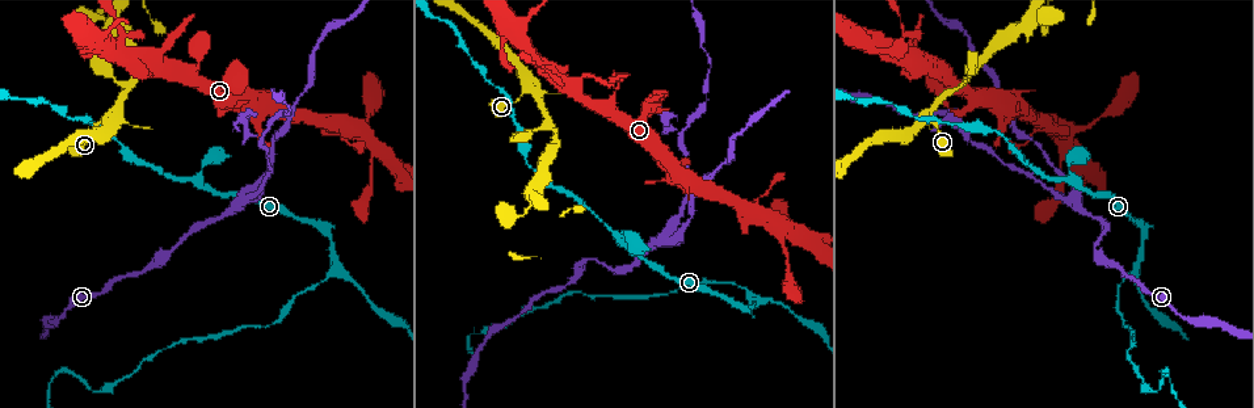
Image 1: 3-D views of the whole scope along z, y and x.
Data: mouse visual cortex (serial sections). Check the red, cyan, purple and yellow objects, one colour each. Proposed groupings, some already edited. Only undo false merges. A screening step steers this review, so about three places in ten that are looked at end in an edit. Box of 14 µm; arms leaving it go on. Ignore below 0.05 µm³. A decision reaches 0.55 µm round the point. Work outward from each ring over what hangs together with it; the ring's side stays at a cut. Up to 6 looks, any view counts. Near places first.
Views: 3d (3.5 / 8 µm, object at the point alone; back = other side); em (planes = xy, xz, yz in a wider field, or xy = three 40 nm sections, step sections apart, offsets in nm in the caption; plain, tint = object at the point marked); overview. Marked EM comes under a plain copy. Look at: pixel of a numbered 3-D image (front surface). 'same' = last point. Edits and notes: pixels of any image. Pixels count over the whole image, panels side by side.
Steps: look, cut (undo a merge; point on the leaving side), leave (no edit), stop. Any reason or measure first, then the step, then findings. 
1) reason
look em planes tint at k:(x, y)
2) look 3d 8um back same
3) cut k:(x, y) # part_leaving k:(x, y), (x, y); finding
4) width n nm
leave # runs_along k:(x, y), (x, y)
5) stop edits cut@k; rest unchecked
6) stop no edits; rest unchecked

sudden change in width
look 3d 3.5um at 1:(740, 288)

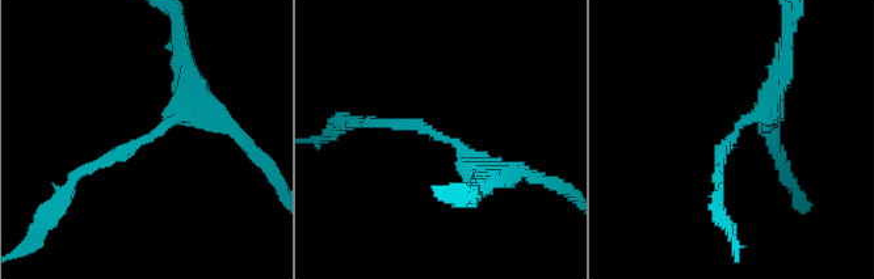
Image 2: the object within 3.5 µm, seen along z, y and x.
arm_widths 150, 300 nm
look em xy step 2 tint at 2:(443, 138)

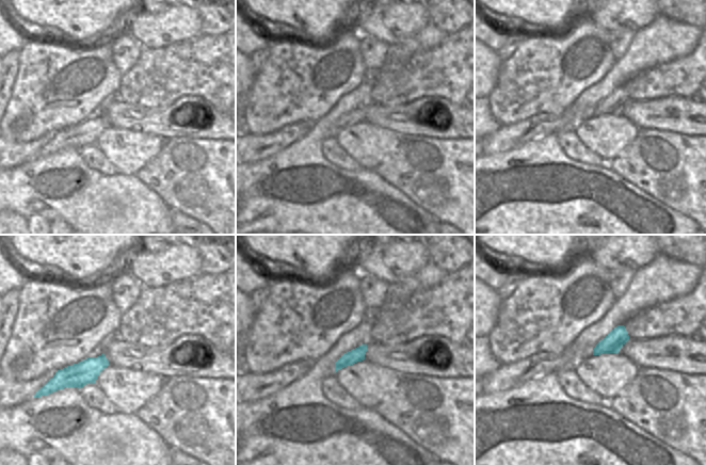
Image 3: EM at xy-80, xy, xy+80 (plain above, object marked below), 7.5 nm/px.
look em xy step 5 tint same

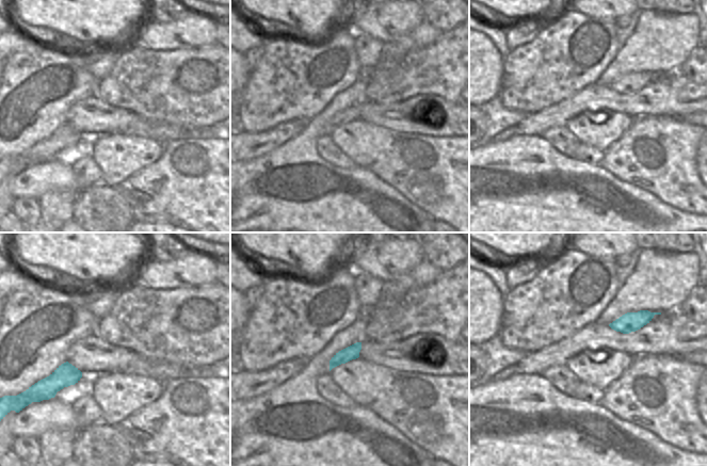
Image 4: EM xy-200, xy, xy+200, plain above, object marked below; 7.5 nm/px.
leave # all the same cell

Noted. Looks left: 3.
branch point
look 3d 3.5um at 1:(665, 239)

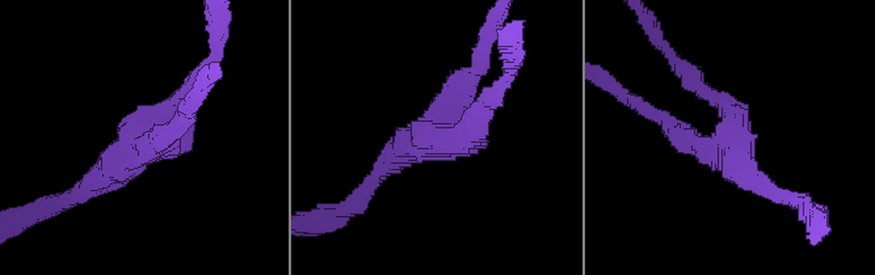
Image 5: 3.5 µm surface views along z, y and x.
shape alone is not enough
look em xy step 5 tint at 5:(731, 149)

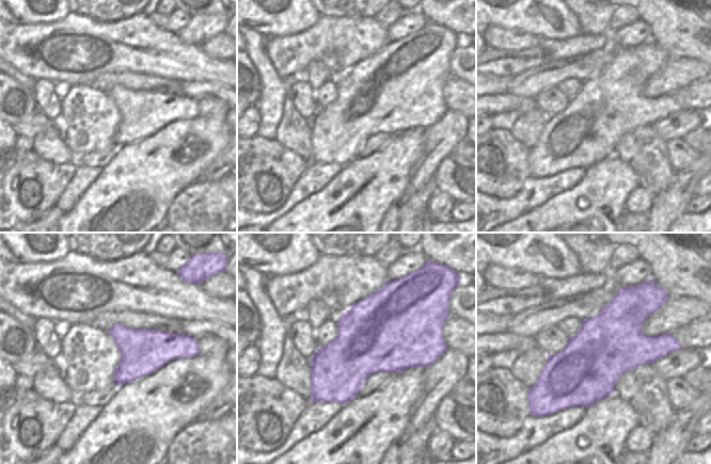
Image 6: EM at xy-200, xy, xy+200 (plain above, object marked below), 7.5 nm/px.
leave # runs_along 5:(375, 178), (440, 128), (476, 68); one cell here

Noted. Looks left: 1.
stop no edits; rest unchecked

